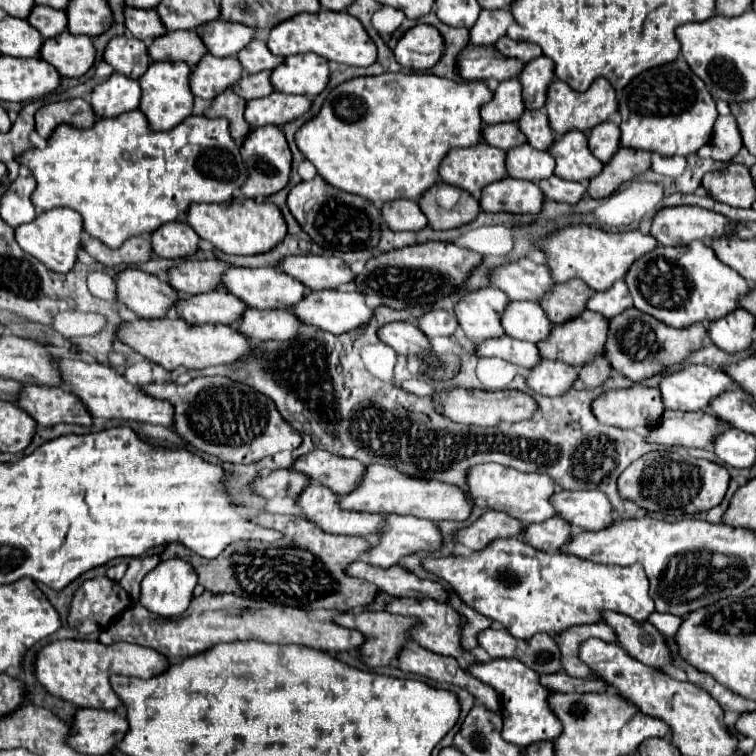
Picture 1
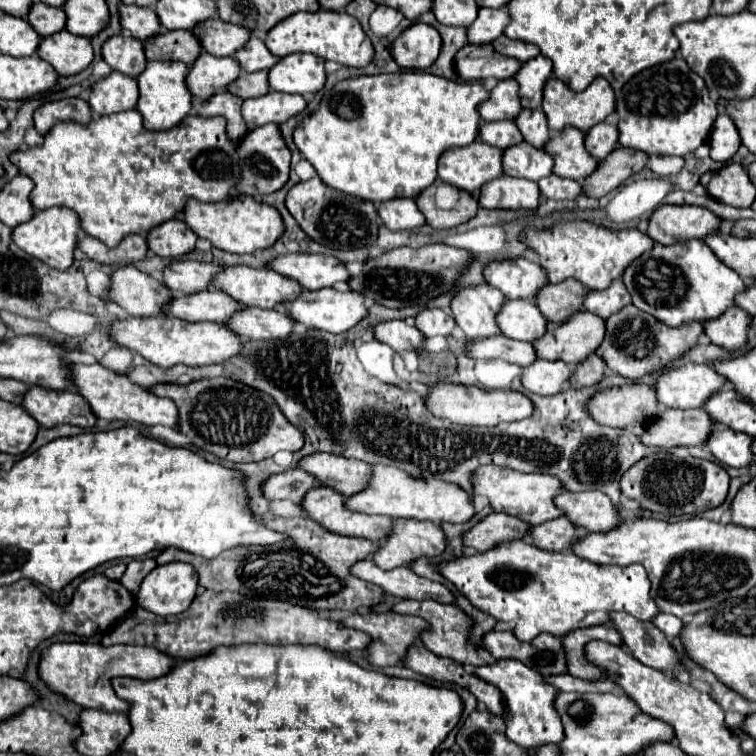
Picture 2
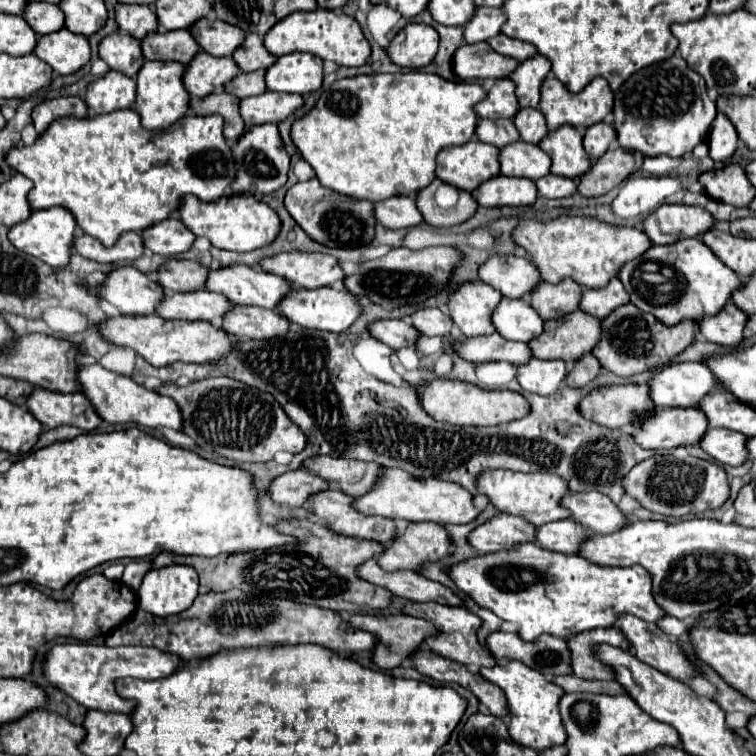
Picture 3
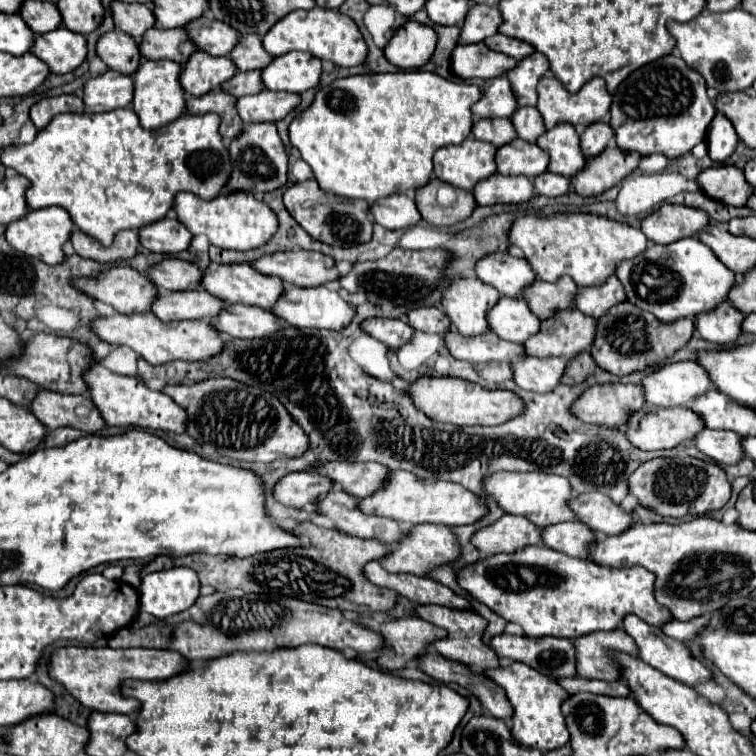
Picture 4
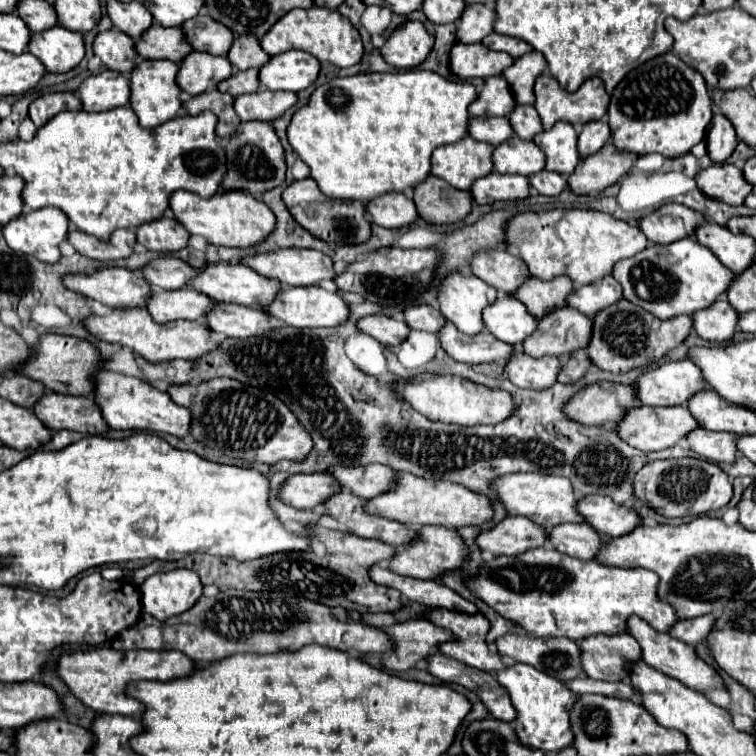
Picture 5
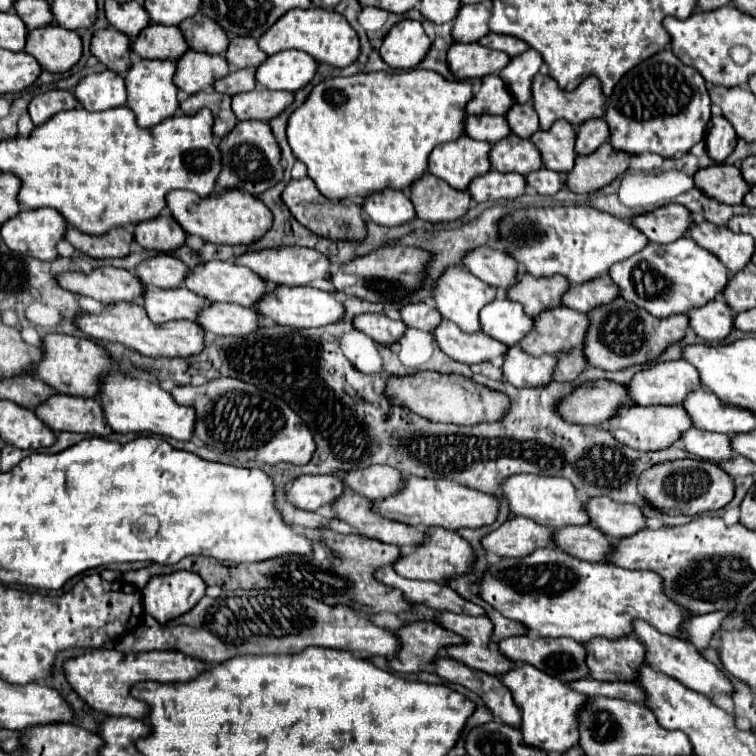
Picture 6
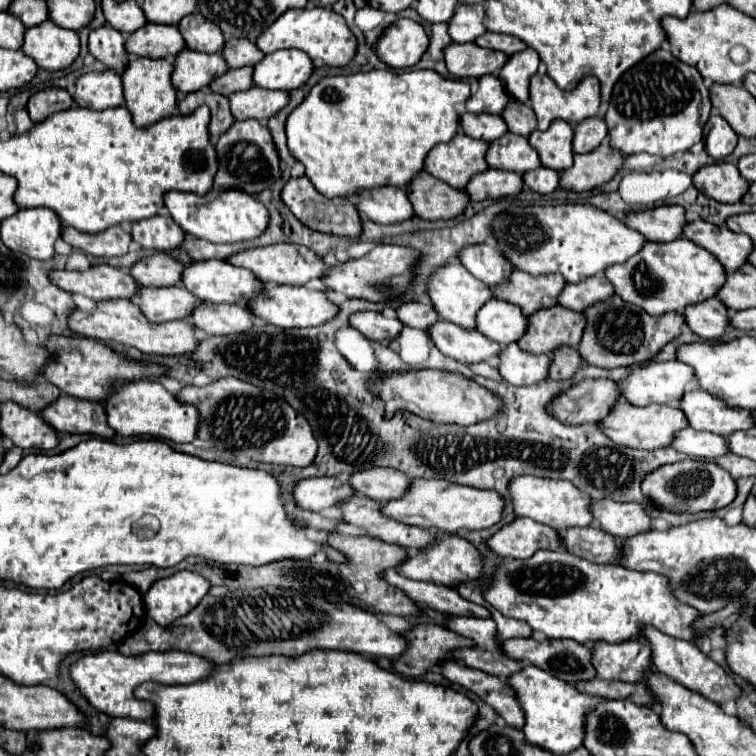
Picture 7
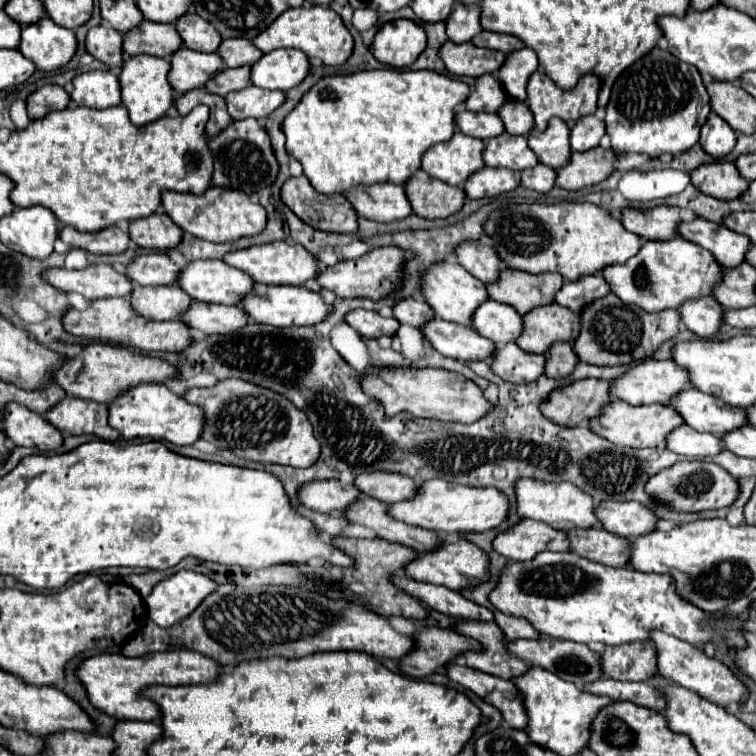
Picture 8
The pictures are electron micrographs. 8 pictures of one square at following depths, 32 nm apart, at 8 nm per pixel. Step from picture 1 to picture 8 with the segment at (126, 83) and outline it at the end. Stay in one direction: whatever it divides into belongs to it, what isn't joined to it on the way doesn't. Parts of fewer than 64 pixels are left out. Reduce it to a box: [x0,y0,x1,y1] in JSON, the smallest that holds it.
[70,70,122,108]

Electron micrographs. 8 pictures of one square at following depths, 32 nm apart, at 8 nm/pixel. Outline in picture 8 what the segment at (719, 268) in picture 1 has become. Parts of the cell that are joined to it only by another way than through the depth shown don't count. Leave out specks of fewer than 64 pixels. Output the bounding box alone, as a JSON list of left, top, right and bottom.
[602,236,722,314]

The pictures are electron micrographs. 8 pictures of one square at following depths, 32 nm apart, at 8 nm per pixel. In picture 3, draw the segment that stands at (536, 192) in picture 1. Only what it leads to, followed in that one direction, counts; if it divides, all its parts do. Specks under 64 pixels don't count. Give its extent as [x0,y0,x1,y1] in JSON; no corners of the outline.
[478,176,538,208]

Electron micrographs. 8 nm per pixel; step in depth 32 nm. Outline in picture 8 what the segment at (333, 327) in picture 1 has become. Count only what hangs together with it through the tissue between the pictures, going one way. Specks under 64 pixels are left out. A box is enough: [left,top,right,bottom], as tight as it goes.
[242,284,334,328]

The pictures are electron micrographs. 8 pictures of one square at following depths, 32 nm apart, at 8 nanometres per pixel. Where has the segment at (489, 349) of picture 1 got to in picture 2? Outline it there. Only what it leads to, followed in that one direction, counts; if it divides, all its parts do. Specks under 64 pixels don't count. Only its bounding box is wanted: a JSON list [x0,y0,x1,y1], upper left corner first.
[468,336,536,366]

